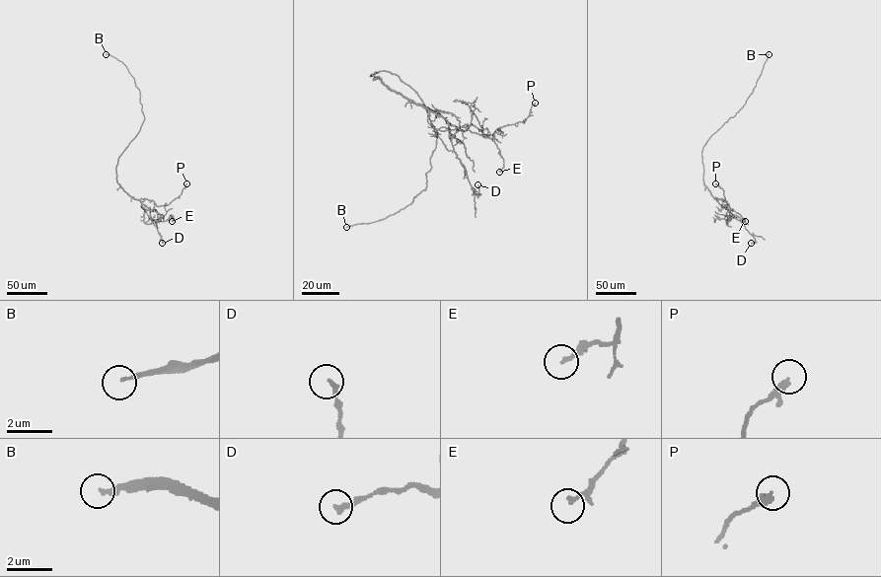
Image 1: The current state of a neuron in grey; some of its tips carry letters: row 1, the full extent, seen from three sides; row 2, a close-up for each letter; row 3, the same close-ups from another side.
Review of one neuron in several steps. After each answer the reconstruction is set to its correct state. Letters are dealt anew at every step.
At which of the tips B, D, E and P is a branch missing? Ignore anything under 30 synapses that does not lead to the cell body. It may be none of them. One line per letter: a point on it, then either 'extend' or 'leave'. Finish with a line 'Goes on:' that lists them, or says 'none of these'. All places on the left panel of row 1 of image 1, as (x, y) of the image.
B: place (106, 54); extend
D: place (162, 243); leave
E: place (172, 221); leave
P: place (186, 183); leave
Goes on: B

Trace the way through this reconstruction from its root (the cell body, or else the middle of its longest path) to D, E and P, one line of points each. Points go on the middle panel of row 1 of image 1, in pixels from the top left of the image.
D: (391, 72), (371, 76), (447, 121), (454, 151), (476, 194), (480, 193), (477, 197), (477, 184)
E: (391, 72), (371, 76), (441, 115), (451, 139), (465, 127), (494, 141), (503, 159), (499, 172)
P: (391, 72), (371, 76), (463, 131), (472, 124), (492, 134), (523, 122), (535, 103)

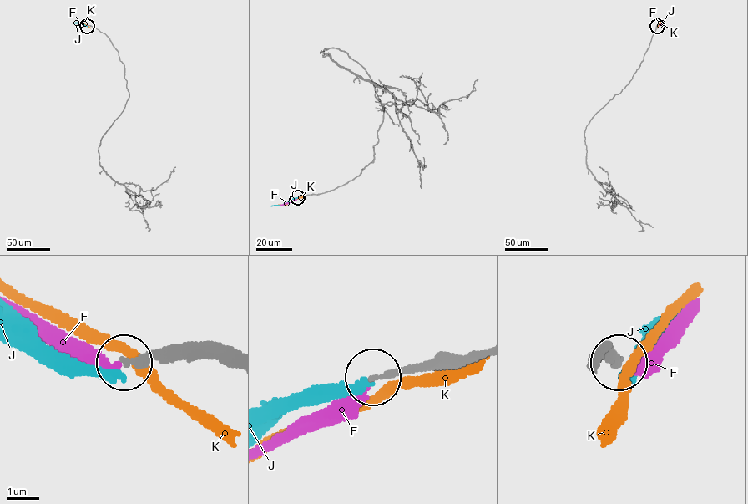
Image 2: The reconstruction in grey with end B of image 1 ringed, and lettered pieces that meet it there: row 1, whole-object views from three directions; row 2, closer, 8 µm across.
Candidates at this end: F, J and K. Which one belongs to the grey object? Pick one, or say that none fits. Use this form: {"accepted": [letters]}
{"accepted": []}

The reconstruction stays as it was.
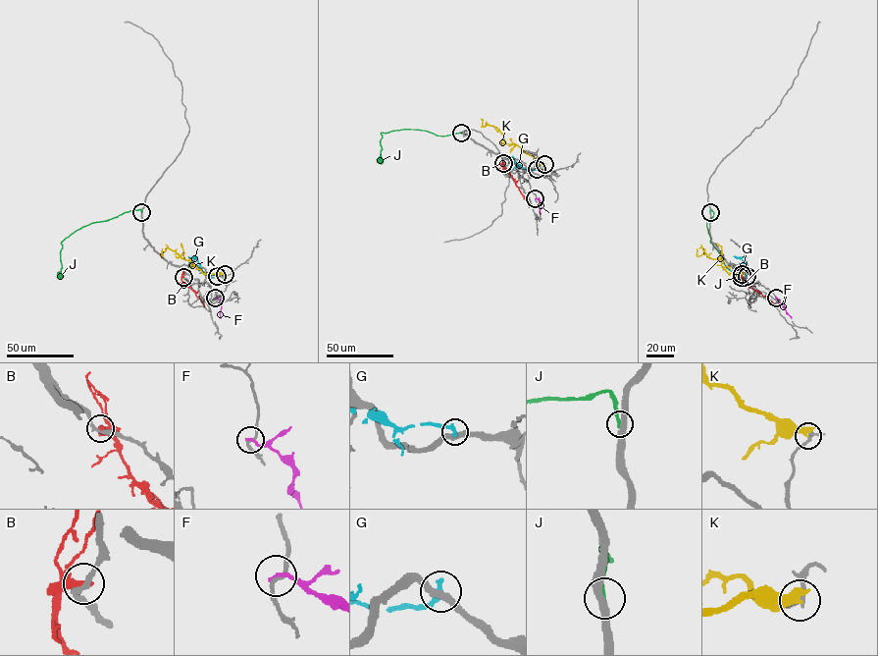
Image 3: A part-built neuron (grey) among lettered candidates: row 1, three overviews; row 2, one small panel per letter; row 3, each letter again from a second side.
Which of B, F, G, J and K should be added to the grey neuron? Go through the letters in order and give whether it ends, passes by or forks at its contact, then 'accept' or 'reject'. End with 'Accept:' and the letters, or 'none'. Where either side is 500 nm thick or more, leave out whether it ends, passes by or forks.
B: it ends; reject
F: it ends; reject
G: it ends; reject
J: it ends; accept
K: it ends; reject
Accept: J

